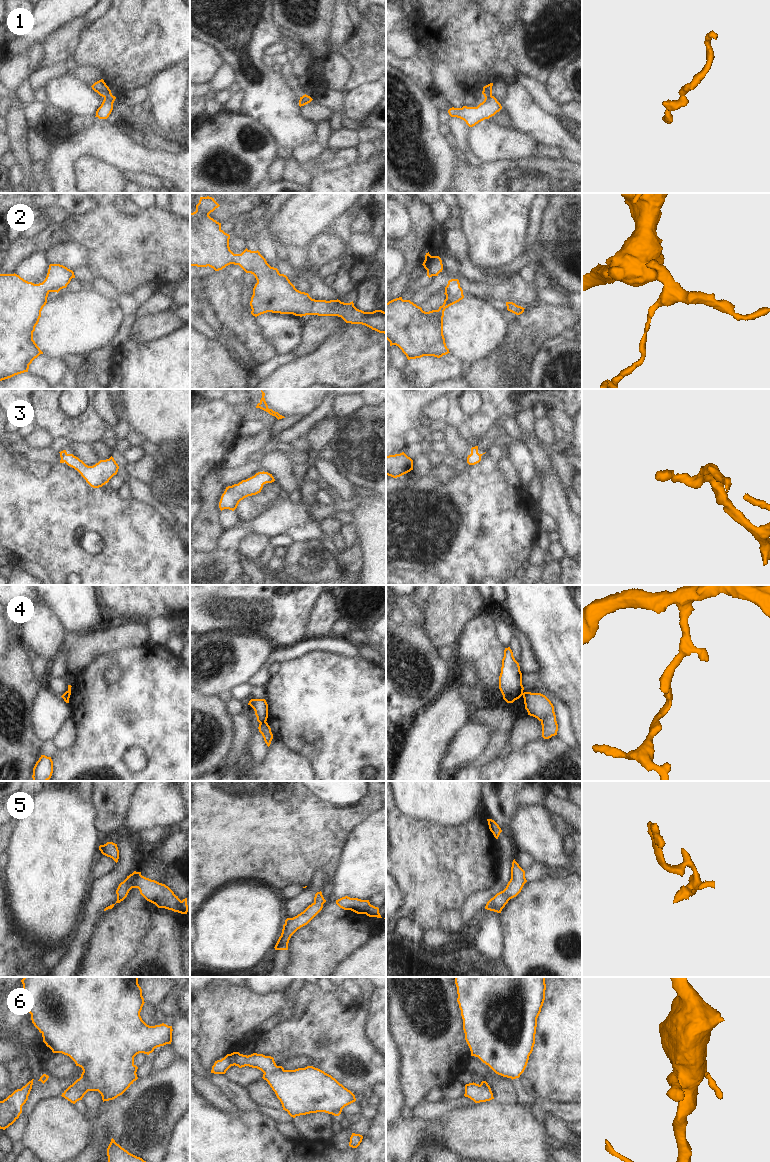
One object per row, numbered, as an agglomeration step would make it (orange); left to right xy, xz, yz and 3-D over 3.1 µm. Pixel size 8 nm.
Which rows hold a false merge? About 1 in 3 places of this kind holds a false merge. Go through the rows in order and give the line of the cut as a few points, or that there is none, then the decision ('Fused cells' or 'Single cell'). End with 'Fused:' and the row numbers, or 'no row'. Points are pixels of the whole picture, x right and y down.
1: No split. Single cell
2: No split. Single cell
3: No split. Single cell
4: Split along xz (265, 721), (260, 723). Fused cells
5: No split. Single cell
6: No split. Single cell
Fused: 4.

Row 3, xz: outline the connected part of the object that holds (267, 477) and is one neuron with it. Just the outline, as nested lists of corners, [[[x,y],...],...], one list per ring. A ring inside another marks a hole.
[[[263,471],[242,480],[238,484],[226,487],[219,502],[220,510],[229,509],[234,511],[241,500],[260,493],[264,484],[274,481],[272,474]]]

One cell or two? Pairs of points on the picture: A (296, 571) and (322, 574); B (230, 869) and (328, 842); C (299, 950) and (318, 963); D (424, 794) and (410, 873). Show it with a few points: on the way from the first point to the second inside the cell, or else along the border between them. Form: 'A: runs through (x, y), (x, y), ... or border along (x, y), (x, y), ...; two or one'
A: runs through (302, 571), (316, 571); one
B: runs through (254, 848), (260, 842), (304, 842); one
C: runs through (304, 950), (313, 958); one
D: border along (399, 808), (411, 817), (431, 820), (442, 825); two

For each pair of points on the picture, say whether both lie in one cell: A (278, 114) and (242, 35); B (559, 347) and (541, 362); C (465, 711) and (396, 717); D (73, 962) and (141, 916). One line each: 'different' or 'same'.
A: same
B: same
C: different
D: different

